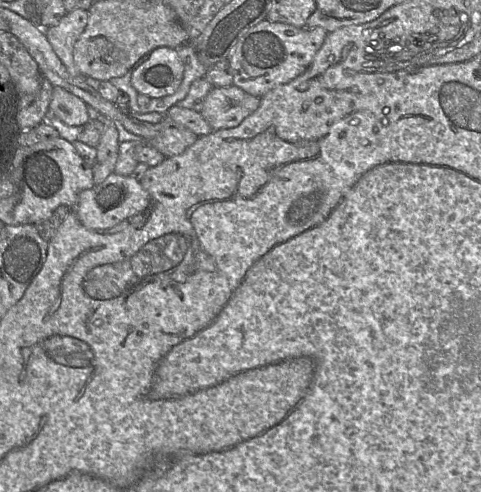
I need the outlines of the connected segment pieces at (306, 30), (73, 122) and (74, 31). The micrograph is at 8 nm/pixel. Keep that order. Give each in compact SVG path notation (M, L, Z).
M265 19L252 27L237 43L229 57L233 84L247 93L262 97L275 87L301 75L321 48L328 31L322 27L296 27Z
M58 86L53 88L49 112L51 116L57 117L69 126L82 127L90 121L87 104Z
M74 9L66 13L56 25L44 29L54 52L72 76L82 76L74 61L74 46L85 30L88 19L88 10Z

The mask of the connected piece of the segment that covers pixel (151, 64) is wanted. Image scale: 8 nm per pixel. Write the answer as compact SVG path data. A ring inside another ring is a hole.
M158 47L133 72L131 83L138 93L159 98L174 94L183 75L184 65L177 49Z

